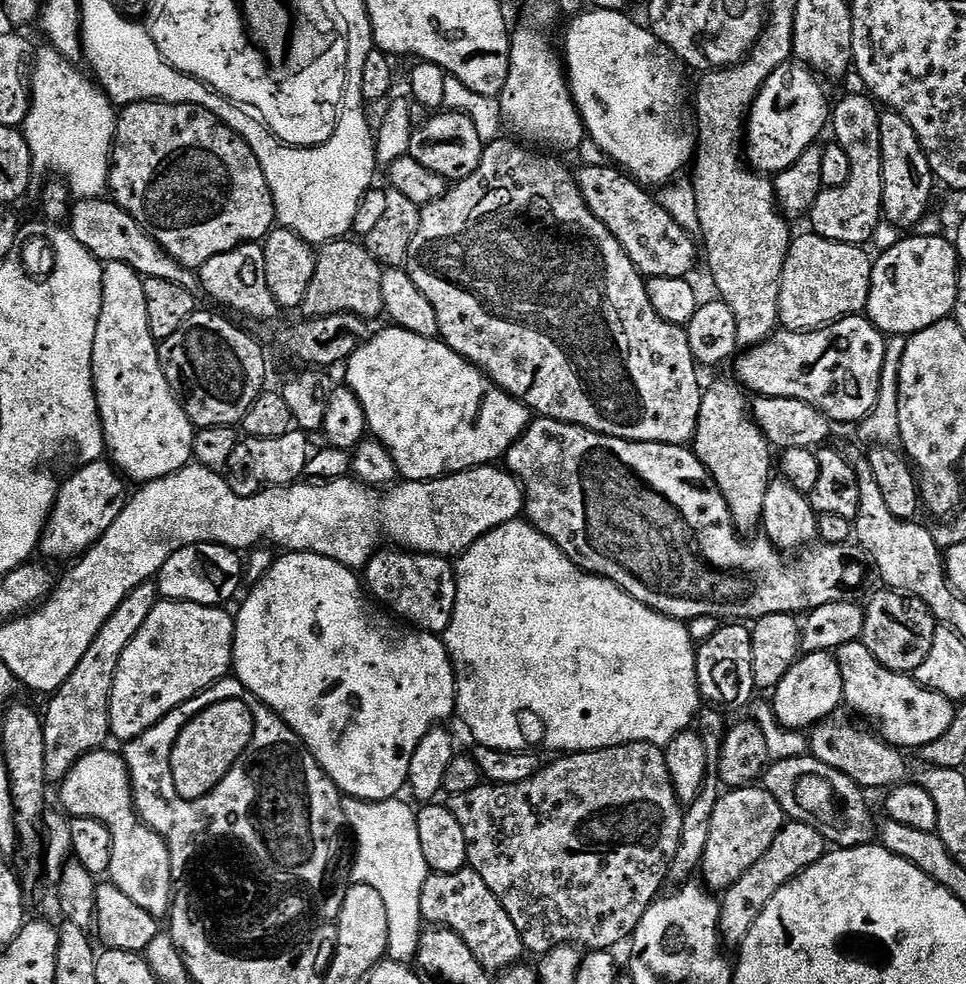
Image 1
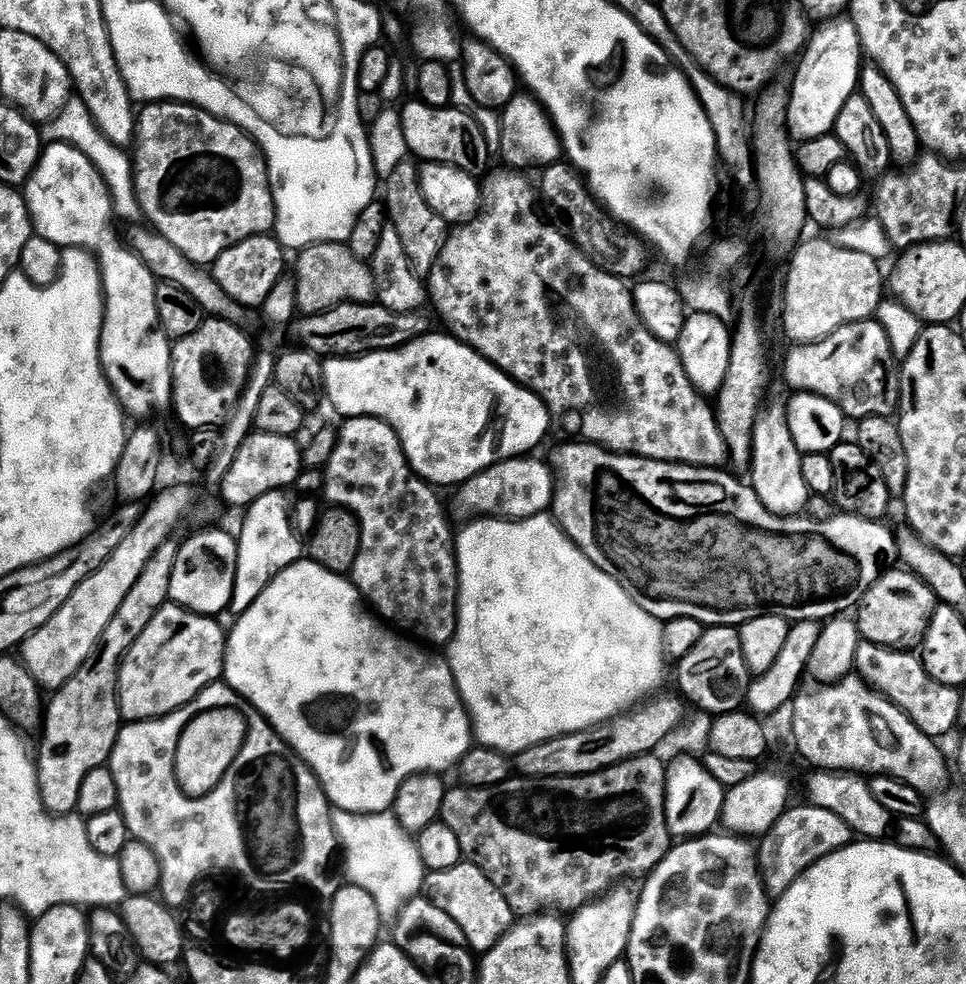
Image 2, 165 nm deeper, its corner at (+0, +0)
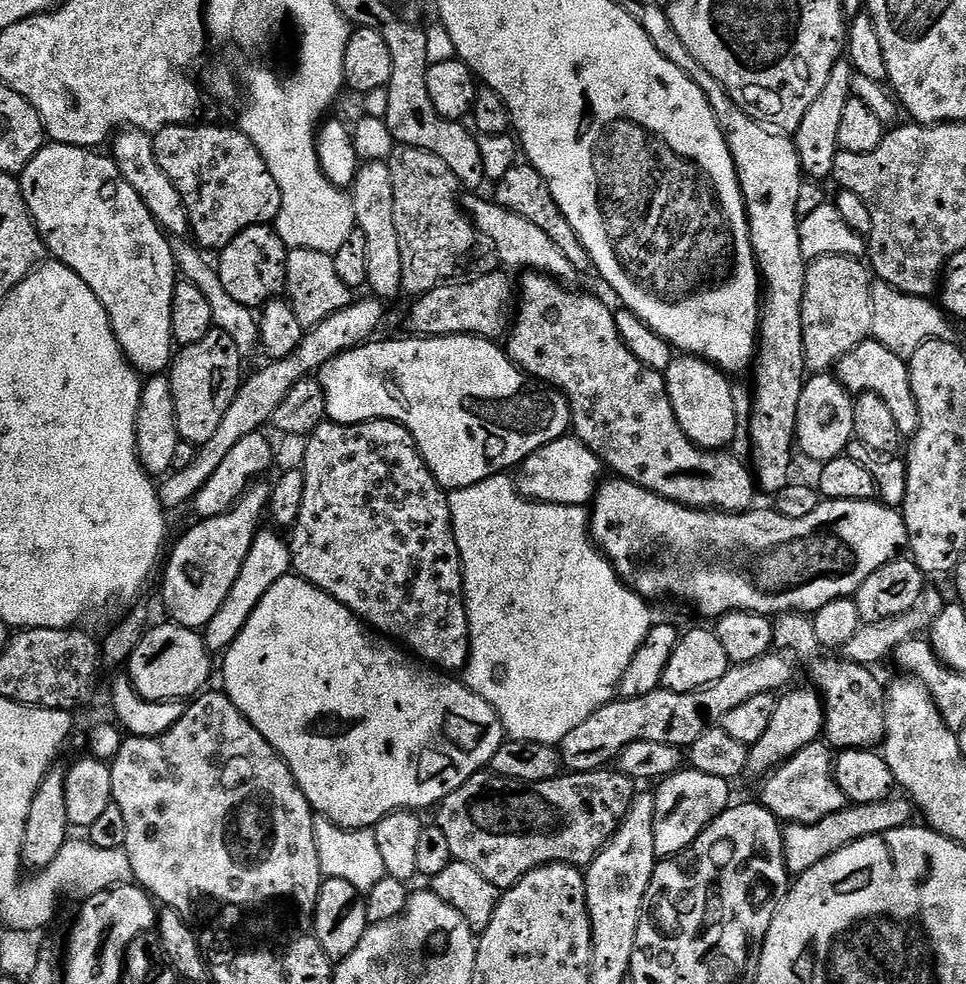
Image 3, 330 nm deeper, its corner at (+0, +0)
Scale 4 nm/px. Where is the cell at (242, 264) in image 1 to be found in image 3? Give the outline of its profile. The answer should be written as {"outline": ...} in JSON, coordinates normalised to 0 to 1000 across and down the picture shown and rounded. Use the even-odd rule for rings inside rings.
{"outline":[[[281,231],[256,232],[241,242],[233,252],[227,253],[226,275],[230,292],[242,307],[262,315],[268,314],[280,305],[285,305],[295,296],[296,262],[300,253]]]}

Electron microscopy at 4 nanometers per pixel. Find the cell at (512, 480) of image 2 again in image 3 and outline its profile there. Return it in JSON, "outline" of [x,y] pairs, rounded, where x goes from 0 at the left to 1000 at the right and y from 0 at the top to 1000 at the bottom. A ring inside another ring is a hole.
{"outline":[[[585,441],[553,457],[536,474],[532,487],[534,496],[545,508],[558,508],[561,512],[591,512],[605,514],[617,503],[623,491],[623,470],[595,442]]]}

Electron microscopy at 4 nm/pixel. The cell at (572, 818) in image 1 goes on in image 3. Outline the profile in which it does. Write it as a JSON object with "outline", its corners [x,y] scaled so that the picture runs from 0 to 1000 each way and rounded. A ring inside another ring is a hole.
{"outline":[[[502,783],[494,785],[470,807],[455,814],[449,825],[449,835],[462,848],[469,874],[482,880],[491,880],[499,892],[511,896],[511,900],[525,904],[535,898],[547,886],[563,878],[591,878],[604,883],[622,866],[654,818],[660,804],[655,792],[639,783],[619,785],[594,785],[581,787],[565,795],[541,797],[539,793],[522,793]]]}

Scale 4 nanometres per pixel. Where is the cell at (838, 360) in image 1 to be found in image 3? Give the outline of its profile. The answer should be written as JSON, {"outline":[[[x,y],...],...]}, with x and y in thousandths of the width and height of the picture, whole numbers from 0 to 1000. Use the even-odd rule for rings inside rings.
{"outline":[[[900,343],[888,351],[880,360],[876,360],[870,365],[869,370],[863,375],[864,381],[870,387],[870,391],[880,400],[892,398],[904,398],[925,417],[925,426],[930,428],[930,437],[933,444],[943,445],[952,436],[952,426],[950,425],[950,409],[946,404],[946,396],[942,392],[942,380],[937,366],[925,356],[917,356],[905,343]]]}

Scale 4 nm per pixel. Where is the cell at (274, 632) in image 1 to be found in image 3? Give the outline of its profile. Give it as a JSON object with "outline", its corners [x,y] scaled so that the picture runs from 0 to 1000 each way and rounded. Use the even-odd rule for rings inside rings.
{"outline":[[[297,583],[280,596],[230,669],[232,669],[231,702],[240,710],[244,721],[261,735],[263,742],[267,742],[267,746],[271,746],[271,750],[275,750],[275,754],[280,754],[282,761],[296,774],[296,778],[304,787],[306,798],[311,800],[313,807],[317,807],[324,826],[337,830],[343,837],[348,837],[352,841],[381,843],[406,825],[436,823],[435,821],[450,822],[455,814],[470,807],[474,799],[478,799],[494,785],[502,784],[524,751],[516,726],[498,707],[484,700],[483,695],[459,682],[448,681],[432,673],[417,658],[382,640],[372,626],[367,626],[358,616],[354,616],[354,612],[350,612],[342,604],[329,600],[329,596],[317,591],[305,583]]]}

